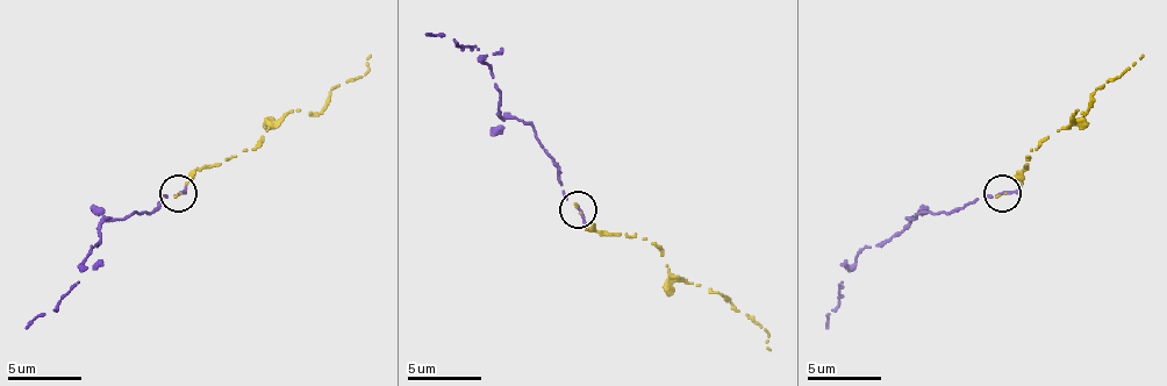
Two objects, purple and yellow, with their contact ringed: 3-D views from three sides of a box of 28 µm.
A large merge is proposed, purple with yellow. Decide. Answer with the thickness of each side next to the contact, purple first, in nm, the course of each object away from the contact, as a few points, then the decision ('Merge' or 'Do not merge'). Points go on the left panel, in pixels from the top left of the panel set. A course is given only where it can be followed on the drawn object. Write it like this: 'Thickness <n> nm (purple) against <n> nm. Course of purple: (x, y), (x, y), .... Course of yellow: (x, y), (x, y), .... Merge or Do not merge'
Thickness 180 nm (purple) against 110 nm. Course of purple: (179, 192), (164, 195), (154, 211), (108, 219), (98, 229), (101, 241), (90, 248), (76, 285), (27, 329). Course of yellow: (179, 192), (205, 166), (252, 148), (290, 111), (320, 111), (334, 88), (367, 70), (371, 56). Merge

